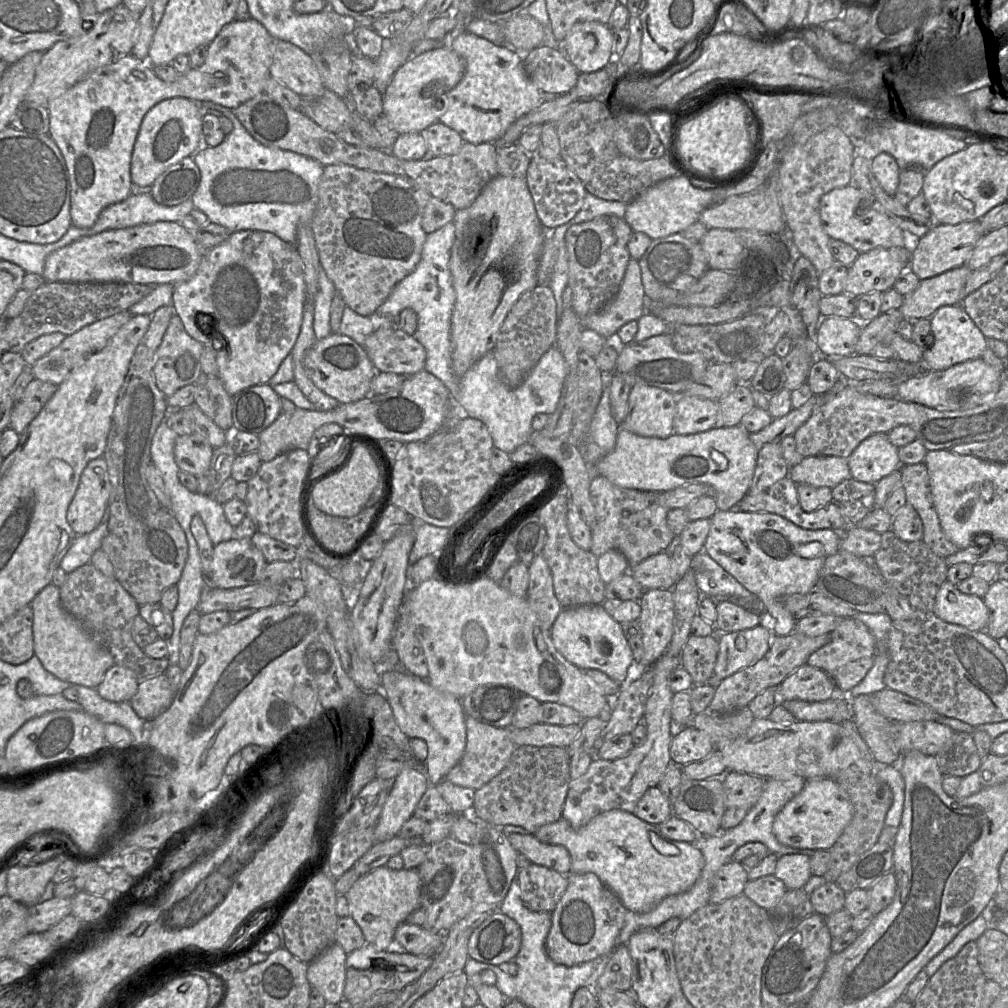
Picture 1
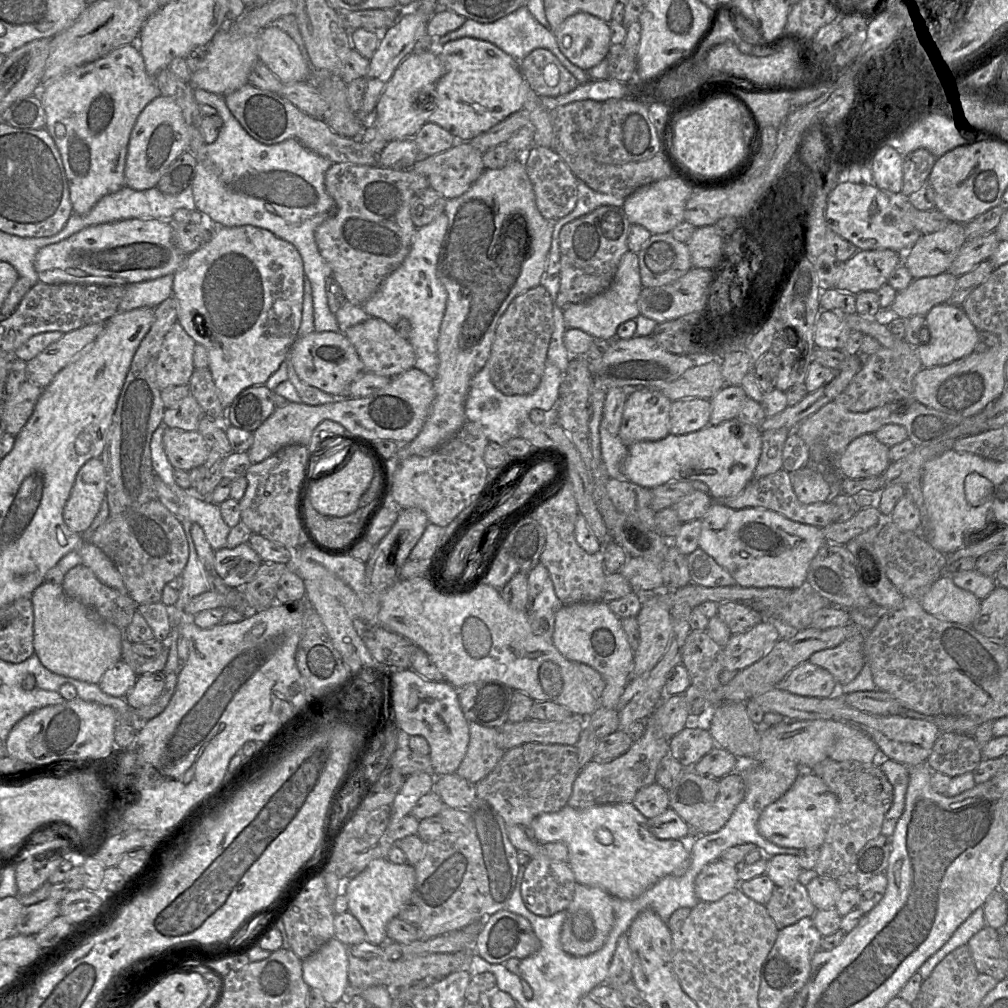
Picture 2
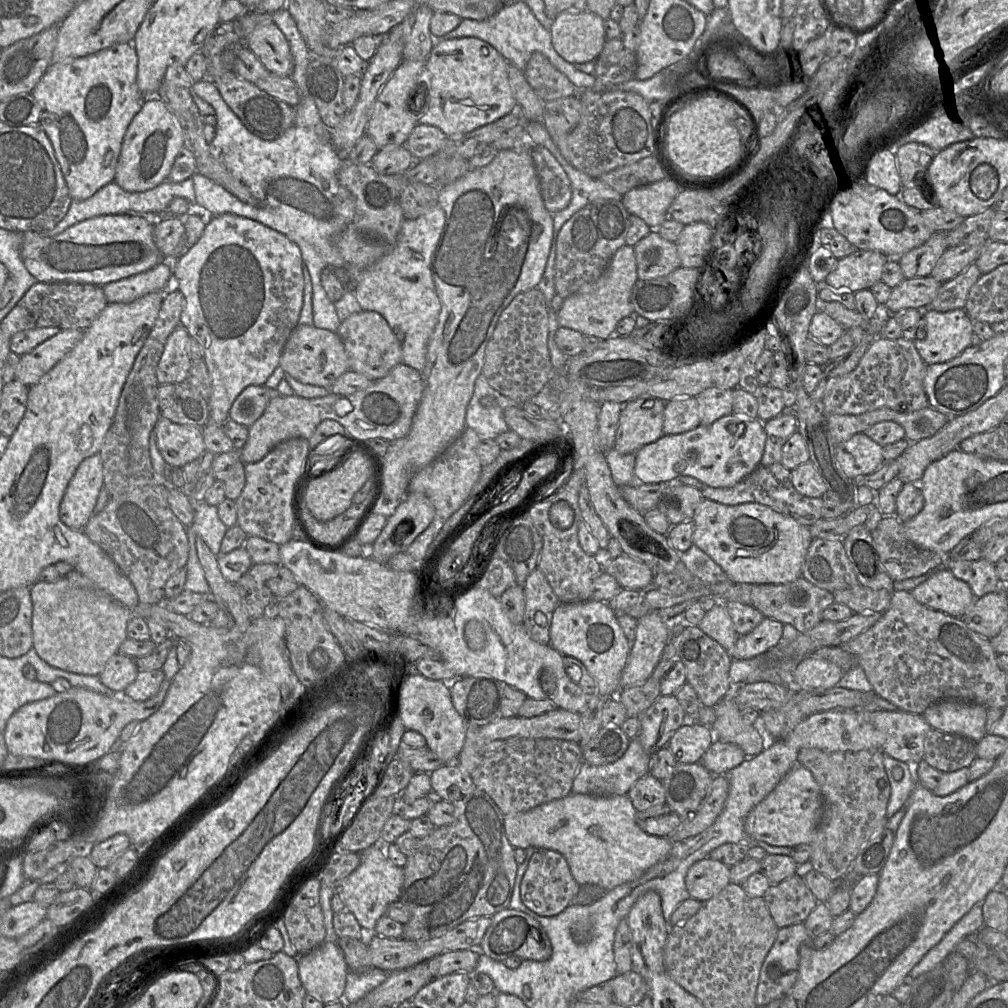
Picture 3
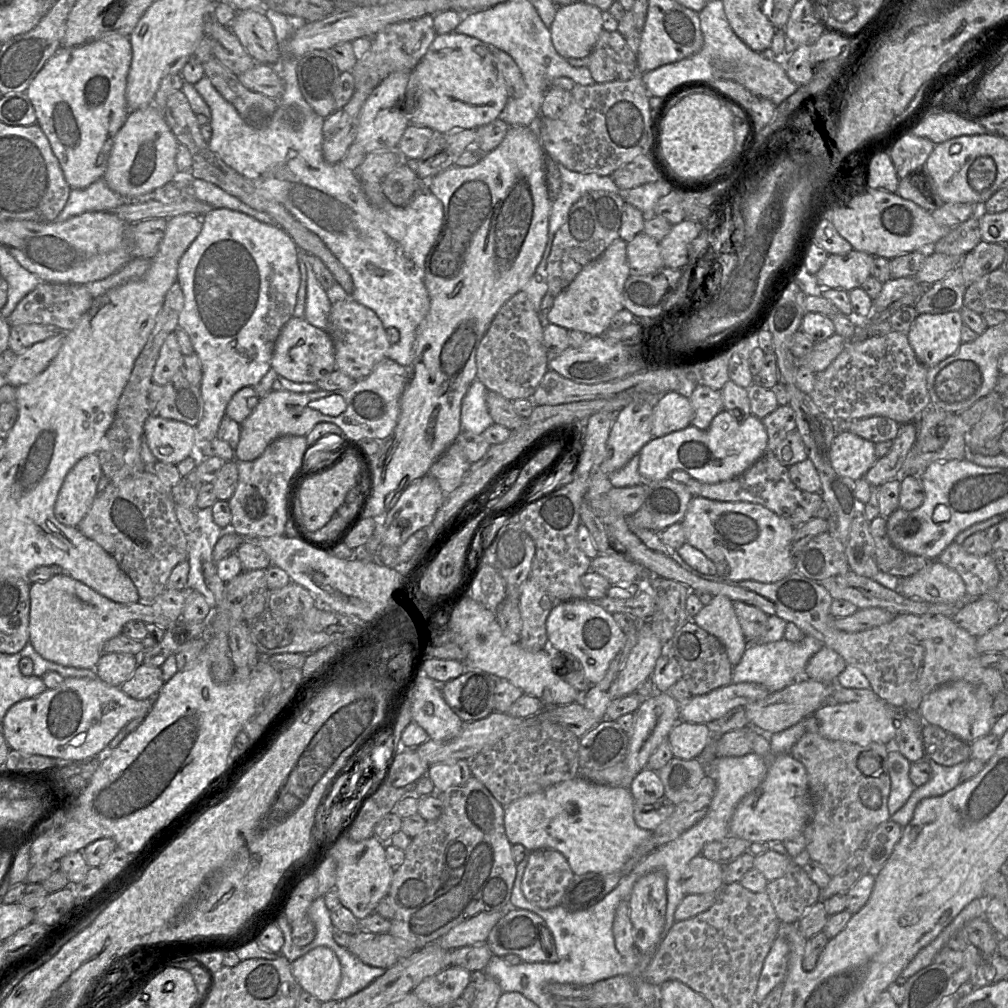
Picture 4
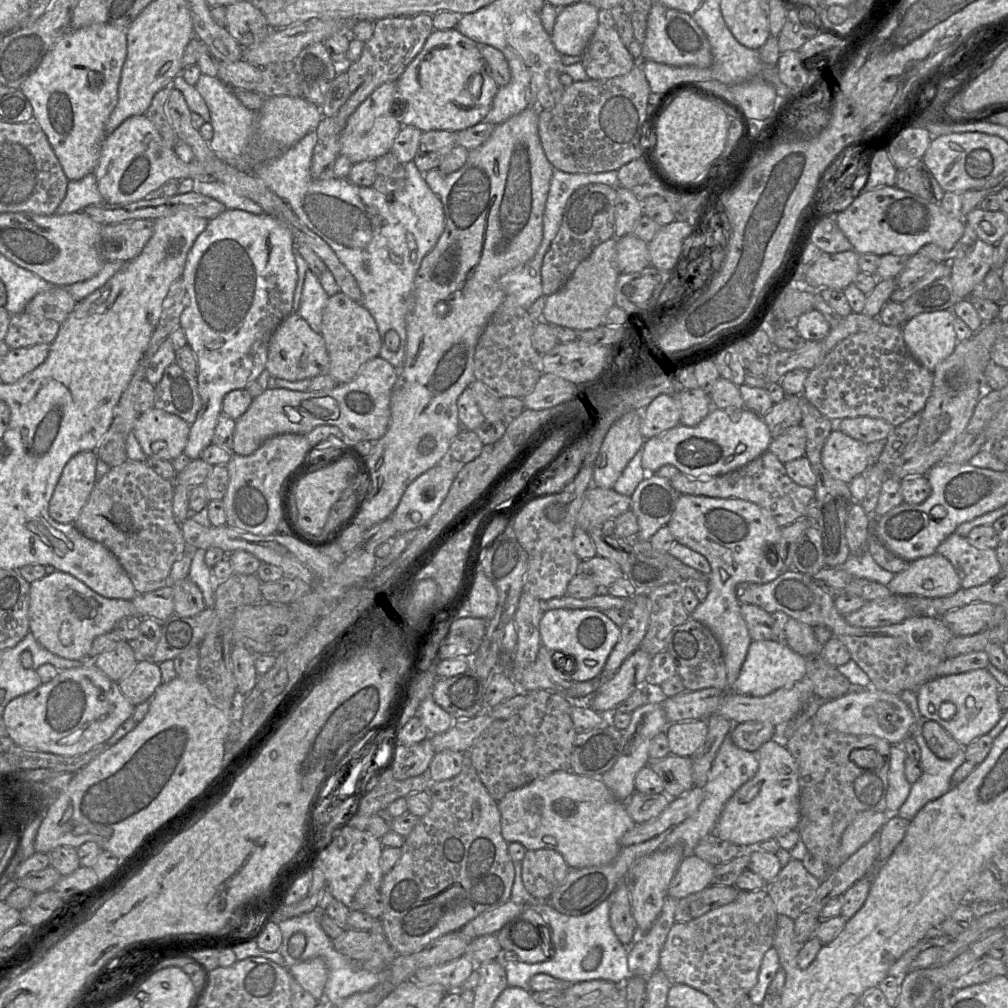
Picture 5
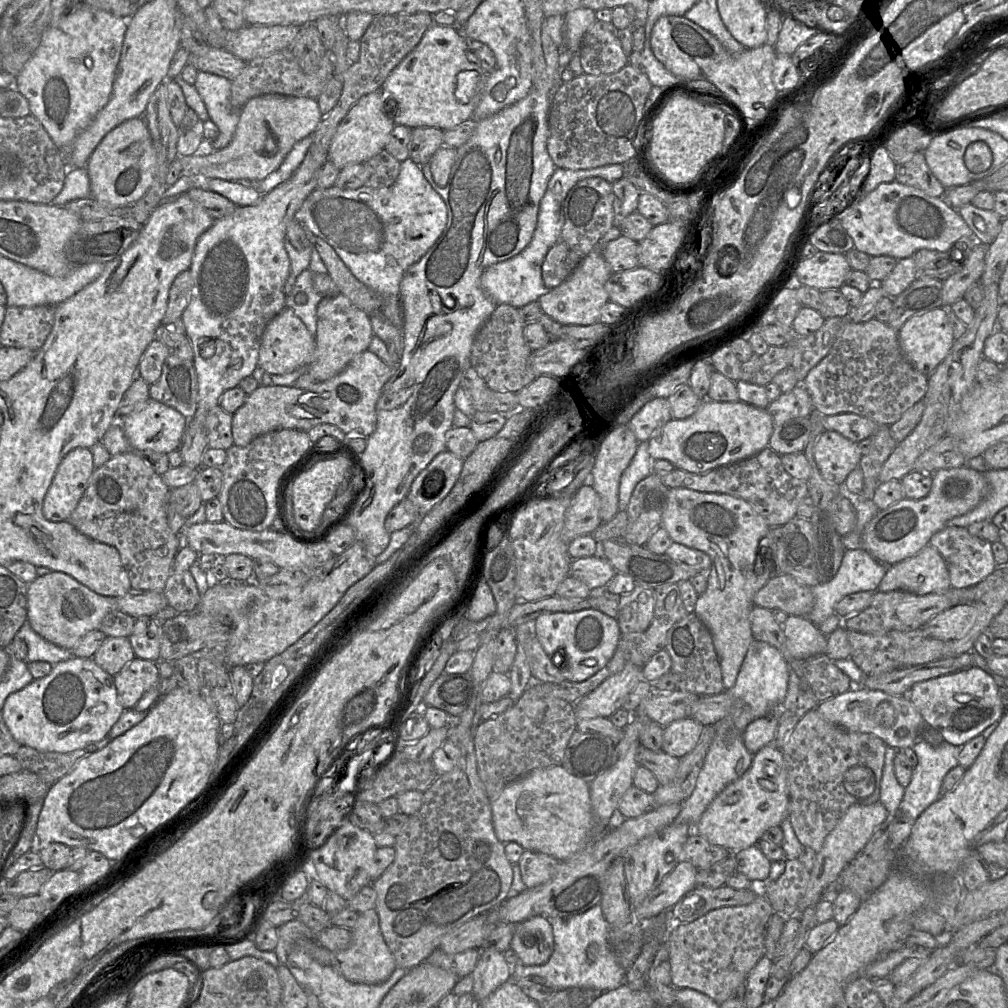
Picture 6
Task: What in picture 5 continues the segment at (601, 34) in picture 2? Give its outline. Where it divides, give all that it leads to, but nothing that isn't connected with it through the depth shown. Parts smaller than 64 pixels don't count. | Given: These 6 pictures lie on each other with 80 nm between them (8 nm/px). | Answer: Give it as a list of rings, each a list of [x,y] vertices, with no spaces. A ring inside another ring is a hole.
[[[585,1],[558,9],[551,34],[553,45],[561,55],[582,56],[599,25],[599,10]]]

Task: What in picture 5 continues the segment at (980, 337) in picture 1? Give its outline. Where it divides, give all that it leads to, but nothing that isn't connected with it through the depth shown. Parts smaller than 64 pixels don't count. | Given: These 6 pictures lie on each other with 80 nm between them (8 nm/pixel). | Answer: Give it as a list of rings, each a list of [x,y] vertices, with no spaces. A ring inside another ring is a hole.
[[[952,309],[942,310],[919,314],[902,326],[910,353],[931,373],[957,346],[954,319]]]

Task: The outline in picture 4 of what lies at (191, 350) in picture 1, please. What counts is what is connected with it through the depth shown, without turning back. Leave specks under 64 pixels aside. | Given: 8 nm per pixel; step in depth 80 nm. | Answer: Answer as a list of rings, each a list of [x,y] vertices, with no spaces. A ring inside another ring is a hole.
[[[171,332],[160,349],[154,366],[152,381],[164,386],[180,371],[184,355],[181,352],[175,332]]]

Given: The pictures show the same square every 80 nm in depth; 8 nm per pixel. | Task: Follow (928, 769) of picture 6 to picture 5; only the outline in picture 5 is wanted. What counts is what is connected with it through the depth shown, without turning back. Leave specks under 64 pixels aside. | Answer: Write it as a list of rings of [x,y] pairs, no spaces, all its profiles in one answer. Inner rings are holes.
[[[903,691],[900,693],[901,699],[905,702],[905,704],[910,708],[914,717],[915,723],[912,726],[911,735],[914,737],[921,753],[921,757],[919,759],[920,766],[922,769],[922,775],[920,778],[911,784],[911,791],[906,799],[905,803],[900,807],[896,815],[902,819],[907,820],[909,823],[913,820],[919,810],[928,802],[936,800],[941,796],[948,793],[951,789],[951,777],[955,770],[961,766],[965,761],[965,751],[964,748],[961,748],[957,754],[951,759],[940,759],[938,758],[928,747],[926,740],[922,736],[922,721],[923,718],[919,712],[917,697],[914,691]]]

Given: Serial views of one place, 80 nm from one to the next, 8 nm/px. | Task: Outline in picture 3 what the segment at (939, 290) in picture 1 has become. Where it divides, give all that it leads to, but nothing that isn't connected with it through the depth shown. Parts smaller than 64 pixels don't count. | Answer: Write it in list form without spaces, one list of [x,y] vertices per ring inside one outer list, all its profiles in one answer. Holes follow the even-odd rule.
[[[932,276],[904,279],[892,288],[884,306],[890,313],[901,313],[909,308],[924,311],[935,298],[941,284]]]

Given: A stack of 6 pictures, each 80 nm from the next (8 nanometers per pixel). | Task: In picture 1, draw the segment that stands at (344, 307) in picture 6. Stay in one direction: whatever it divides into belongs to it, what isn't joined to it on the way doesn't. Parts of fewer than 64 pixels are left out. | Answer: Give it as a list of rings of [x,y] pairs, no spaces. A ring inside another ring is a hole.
[[[382,323],[363,347],[377,372],[410,376],[425,369],[424,346],[395,323]]]

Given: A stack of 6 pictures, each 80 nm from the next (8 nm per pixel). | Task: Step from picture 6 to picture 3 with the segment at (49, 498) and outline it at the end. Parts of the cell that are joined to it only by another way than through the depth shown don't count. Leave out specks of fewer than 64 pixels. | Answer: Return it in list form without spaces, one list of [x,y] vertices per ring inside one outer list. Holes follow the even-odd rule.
[[[99,454],[84,459],[68,483],[60,503],[60,520],[75,531],[83,531],[94,514],[97,498],[104,487]]]

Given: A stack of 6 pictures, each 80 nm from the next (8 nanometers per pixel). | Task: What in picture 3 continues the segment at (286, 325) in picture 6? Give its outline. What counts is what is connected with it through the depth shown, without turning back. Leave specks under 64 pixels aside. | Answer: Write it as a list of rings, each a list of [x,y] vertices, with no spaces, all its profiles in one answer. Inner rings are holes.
[[[298,325],[292,331],[283,348],[279,366],[303,384],[326,389],[330,389],[342,374],[350,370],[349,359],[338,334],[314,325]]]

